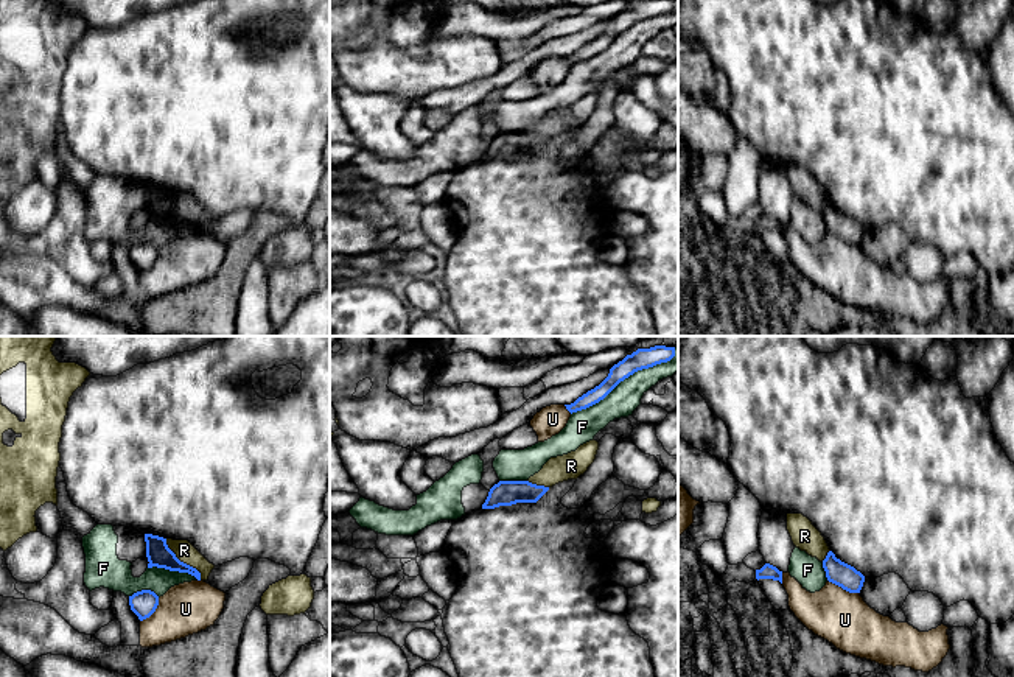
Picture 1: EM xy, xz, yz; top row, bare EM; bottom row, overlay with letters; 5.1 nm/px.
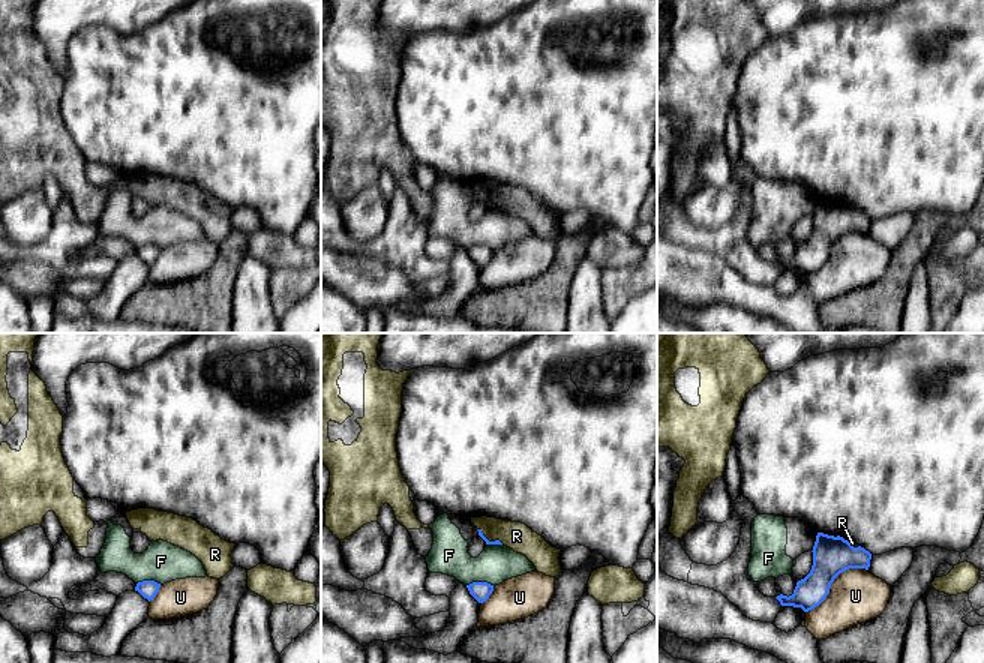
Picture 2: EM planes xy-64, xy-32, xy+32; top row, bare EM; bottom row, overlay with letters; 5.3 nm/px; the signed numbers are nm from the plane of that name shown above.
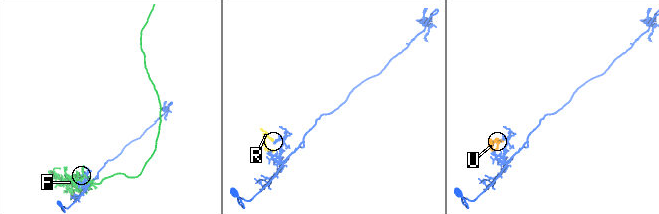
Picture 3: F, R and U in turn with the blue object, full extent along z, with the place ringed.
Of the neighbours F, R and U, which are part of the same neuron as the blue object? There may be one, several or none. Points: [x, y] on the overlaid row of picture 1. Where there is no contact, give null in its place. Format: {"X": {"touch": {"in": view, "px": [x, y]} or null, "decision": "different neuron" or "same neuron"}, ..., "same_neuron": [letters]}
{"F": {"touch": {"in": "xz", "px": [625, 377]}, "decision": "different neuron"}, "R": {"touch": {"in": "xy", "px": [182, 562]}, "decision": "different neuron"}, "U": {"touch": {"in": "yz", "px": [843, 589]}, "decision": "different neuron"}, "same_neuron": []}

